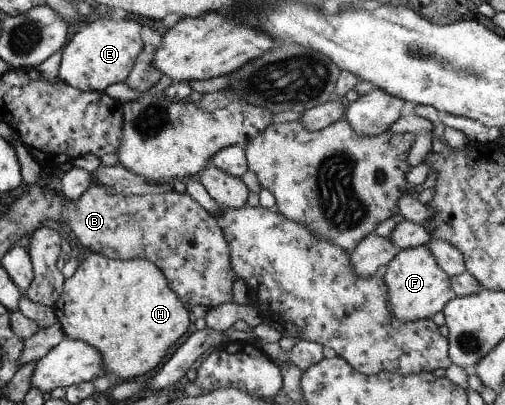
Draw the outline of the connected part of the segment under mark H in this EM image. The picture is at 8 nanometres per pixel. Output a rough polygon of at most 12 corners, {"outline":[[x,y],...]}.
{"outline":[[85,255],[53,308],[119,381],[154,371],[188,307],[142,258]]}

